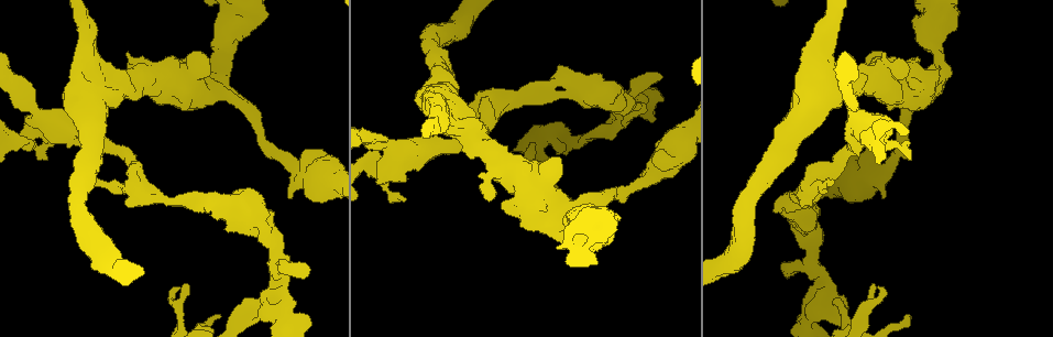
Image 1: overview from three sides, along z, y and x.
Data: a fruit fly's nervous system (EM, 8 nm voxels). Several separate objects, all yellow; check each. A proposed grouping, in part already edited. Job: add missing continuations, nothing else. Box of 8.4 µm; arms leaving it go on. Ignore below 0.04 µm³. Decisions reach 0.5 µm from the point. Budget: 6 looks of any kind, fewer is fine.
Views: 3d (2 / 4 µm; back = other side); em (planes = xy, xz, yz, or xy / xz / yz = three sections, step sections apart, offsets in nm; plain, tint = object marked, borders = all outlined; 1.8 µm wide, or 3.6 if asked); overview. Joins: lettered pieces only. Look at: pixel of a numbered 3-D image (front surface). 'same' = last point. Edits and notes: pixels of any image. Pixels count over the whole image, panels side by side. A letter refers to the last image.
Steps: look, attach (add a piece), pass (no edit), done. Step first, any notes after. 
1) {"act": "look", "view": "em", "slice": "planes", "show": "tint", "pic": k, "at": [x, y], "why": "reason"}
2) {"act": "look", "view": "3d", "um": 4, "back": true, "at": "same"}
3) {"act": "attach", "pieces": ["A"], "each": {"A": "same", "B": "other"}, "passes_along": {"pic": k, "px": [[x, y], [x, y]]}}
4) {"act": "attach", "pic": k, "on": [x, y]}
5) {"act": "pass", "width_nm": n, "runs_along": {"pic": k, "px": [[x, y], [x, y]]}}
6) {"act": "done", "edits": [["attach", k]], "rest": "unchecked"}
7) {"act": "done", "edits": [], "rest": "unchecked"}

{"act": "look", "view": "3d", "um": 4, "pic": 1, "at": [640, 109], "why": "calibre changes"}

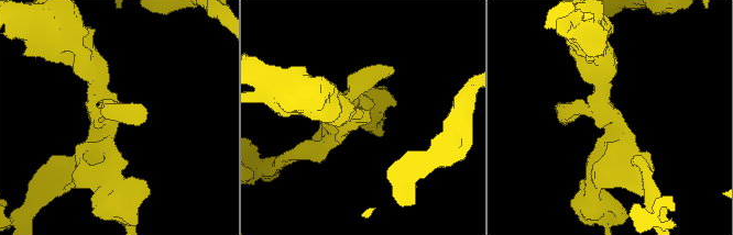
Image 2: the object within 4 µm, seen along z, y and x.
{"act": "look", "view": "em", "slice": "yz", "step": 4, "show": "tint", "pic": 2, "at": [357, 117], "arms": 4}

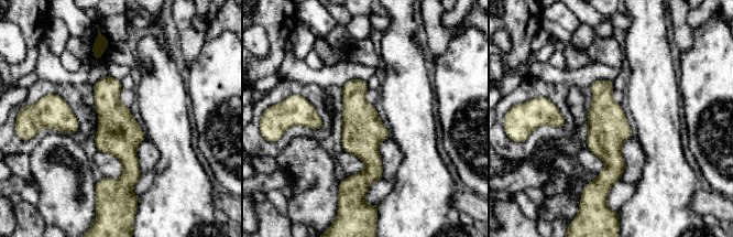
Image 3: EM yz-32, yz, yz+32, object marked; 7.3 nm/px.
{"act": "look", "view": "em", "slice": "planes", "show": "borders", "at": "same"}

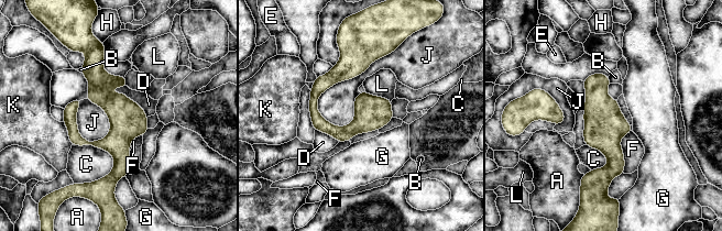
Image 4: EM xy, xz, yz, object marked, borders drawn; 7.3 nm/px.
{"act": "pass", "each": {"A": "other", "B": "other", "C": "other", "D": "other", "E": "other", "F": "other", "G": "other", "H": "other", "J": "other", "K": "other", "L": "other"}, "runs_along": {"pic": 4, "px": [[98, 53], [120, 112], [109, 183]]}, "found": "no lettered piece goes on from it"}

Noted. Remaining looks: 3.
{"act": "look", "view": "em", "slice": "planes", "show": "tint", "pic": 1, "at": [592, 223], "why": "abrupt turn"}

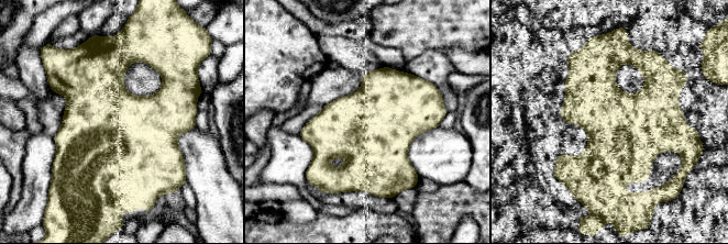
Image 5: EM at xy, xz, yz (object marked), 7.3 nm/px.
{"act": "look", "view": "em", "slice": "planes", "show": "borders", "at": "same", "why": "what lies round it"}

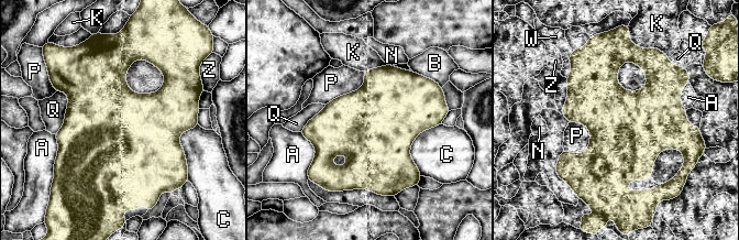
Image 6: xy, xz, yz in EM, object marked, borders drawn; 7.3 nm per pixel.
{"act": "pass", "each": {"A": "other", "B": "other", "C": "other", "K": "other", "N": "other", "P": "other", "Q": "other", "W": "other", "Z": "other"}, "border": {"pic": 6, "px": [[569, 121], [589, 132], [582, 153]]}, "found": "no lettered piece goes on from it"}

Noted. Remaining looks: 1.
{"act": "done", "edits": [], "rest": "unchecked"}

